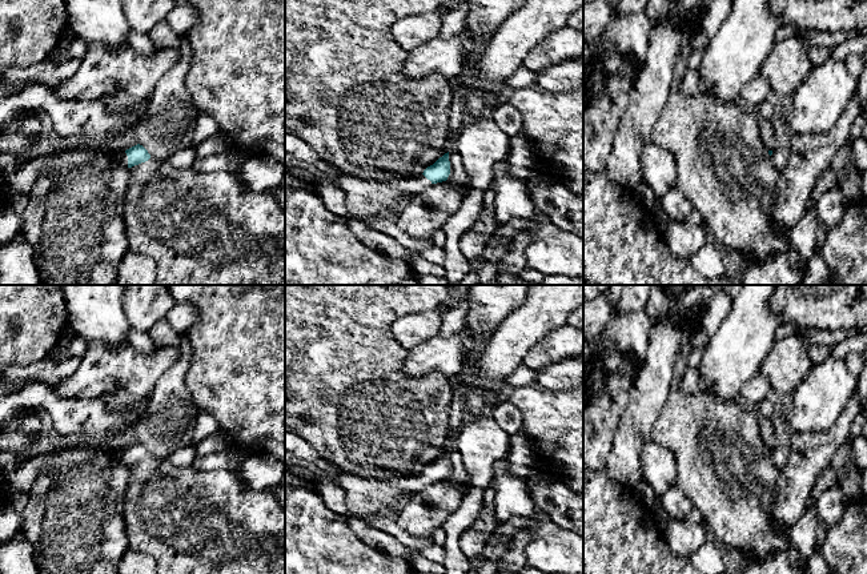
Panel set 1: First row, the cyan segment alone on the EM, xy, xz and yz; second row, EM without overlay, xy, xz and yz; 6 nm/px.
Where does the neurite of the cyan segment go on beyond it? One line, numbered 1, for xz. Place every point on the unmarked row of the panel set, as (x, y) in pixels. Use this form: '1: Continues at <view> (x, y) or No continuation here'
1: Continues at xz (365, 498)

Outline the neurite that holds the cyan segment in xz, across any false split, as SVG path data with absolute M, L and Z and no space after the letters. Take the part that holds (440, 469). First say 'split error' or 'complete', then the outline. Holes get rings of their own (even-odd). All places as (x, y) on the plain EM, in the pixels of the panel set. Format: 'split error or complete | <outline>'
split error | M449 450L428 465L418 475L392 479L368 479L342 473L338 485L345 493L349 517L365 521L372 517L390 515L400 495L412 495L429 483L446 479L450 473Z

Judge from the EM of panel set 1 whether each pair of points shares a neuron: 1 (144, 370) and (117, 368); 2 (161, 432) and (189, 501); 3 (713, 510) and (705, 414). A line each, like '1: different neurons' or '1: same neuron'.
1: same neuron
2: different neurons
3: same neuron

